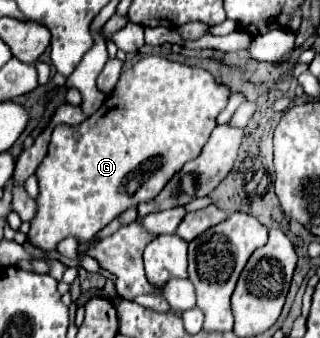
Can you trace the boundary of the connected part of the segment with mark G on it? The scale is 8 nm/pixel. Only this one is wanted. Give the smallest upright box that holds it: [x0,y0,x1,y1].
[28,56,228,252]

